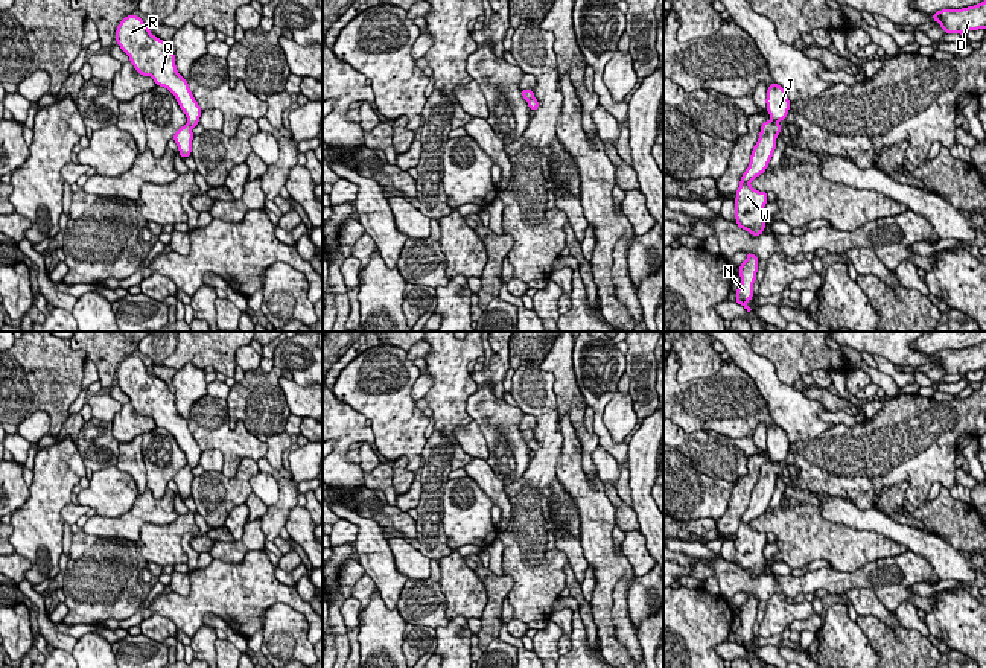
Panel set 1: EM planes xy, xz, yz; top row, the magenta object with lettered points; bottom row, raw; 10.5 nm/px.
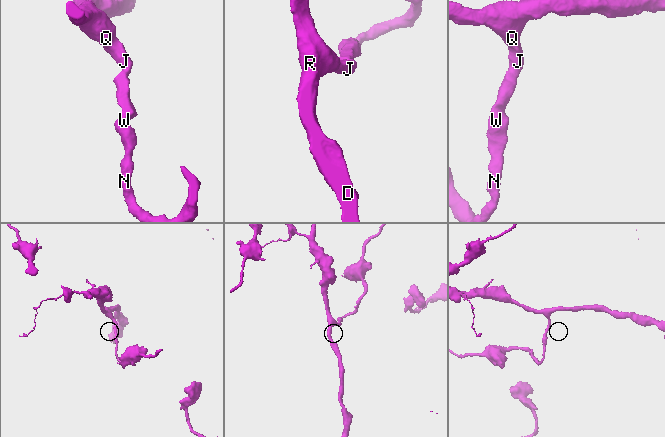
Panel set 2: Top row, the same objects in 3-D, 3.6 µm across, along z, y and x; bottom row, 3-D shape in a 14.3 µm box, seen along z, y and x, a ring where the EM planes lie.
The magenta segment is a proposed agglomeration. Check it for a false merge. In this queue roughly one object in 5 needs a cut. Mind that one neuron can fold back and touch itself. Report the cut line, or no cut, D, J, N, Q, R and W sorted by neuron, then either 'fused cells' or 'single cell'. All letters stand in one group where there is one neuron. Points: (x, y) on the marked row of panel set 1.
cut none; groups D J N Q R W; single cell

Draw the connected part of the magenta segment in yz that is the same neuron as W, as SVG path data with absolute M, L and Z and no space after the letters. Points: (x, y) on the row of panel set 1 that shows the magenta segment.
M773 82L767 88L767 111L770 120L761 126L759 138L753 146L750 163L741 177L740 187L735 198L736 225L752 236L761 236L765 228L764 207L767 204L767 192L759 192L750 183L765 172L776 149L776 138L781 132L781 120L785 120L790 100L785 90Z

